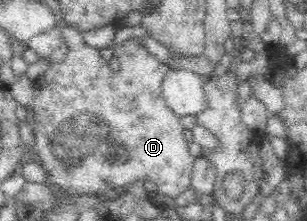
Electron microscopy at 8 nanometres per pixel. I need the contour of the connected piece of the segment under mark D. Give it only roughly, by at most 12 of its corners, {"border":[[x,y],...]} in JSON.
{"border":[[60,26],[34,80],[53,188],[136,180],[190,193],[196,157],[161,92],[169,66],[116,44],[115,72]]}

